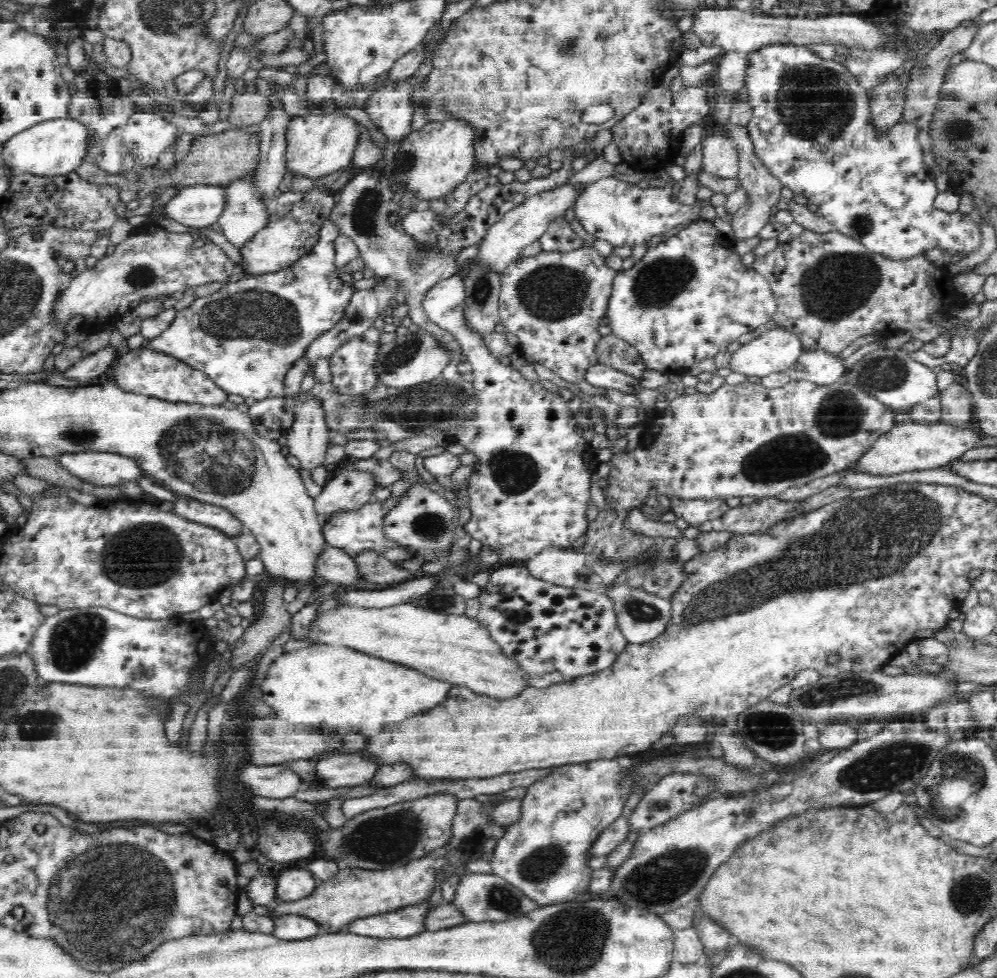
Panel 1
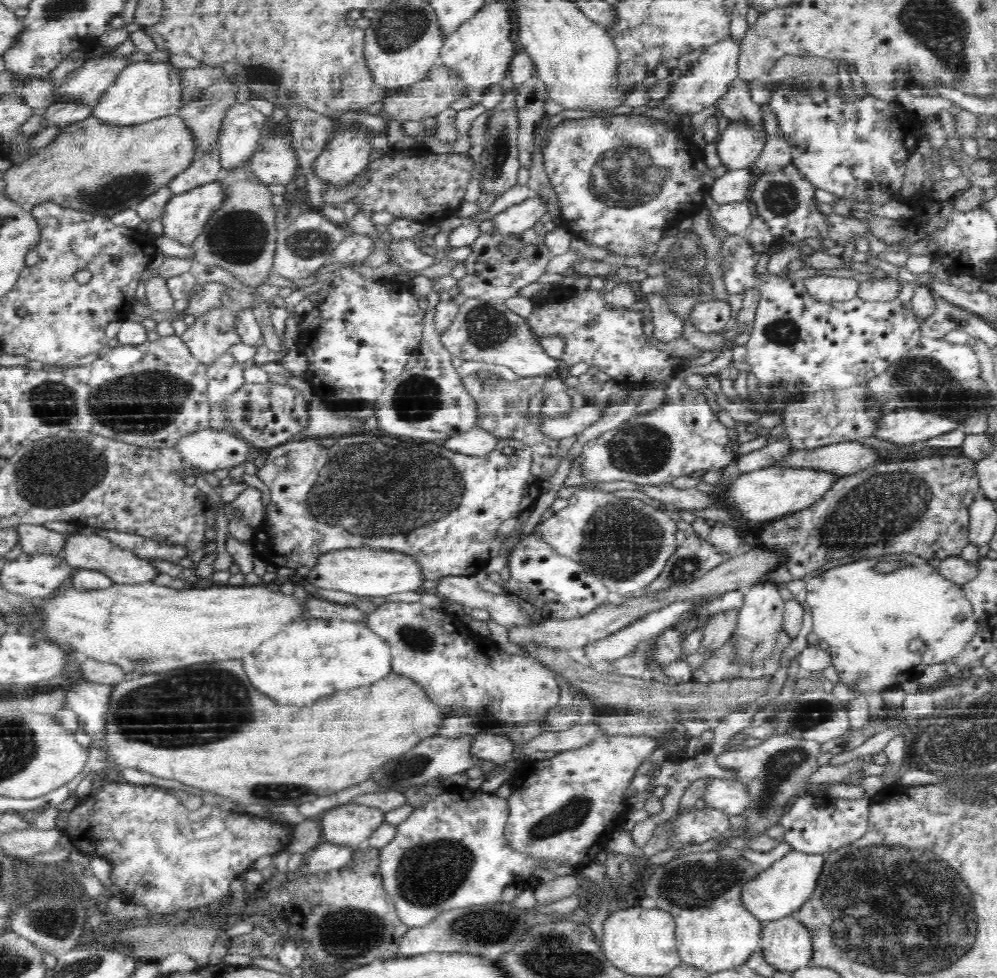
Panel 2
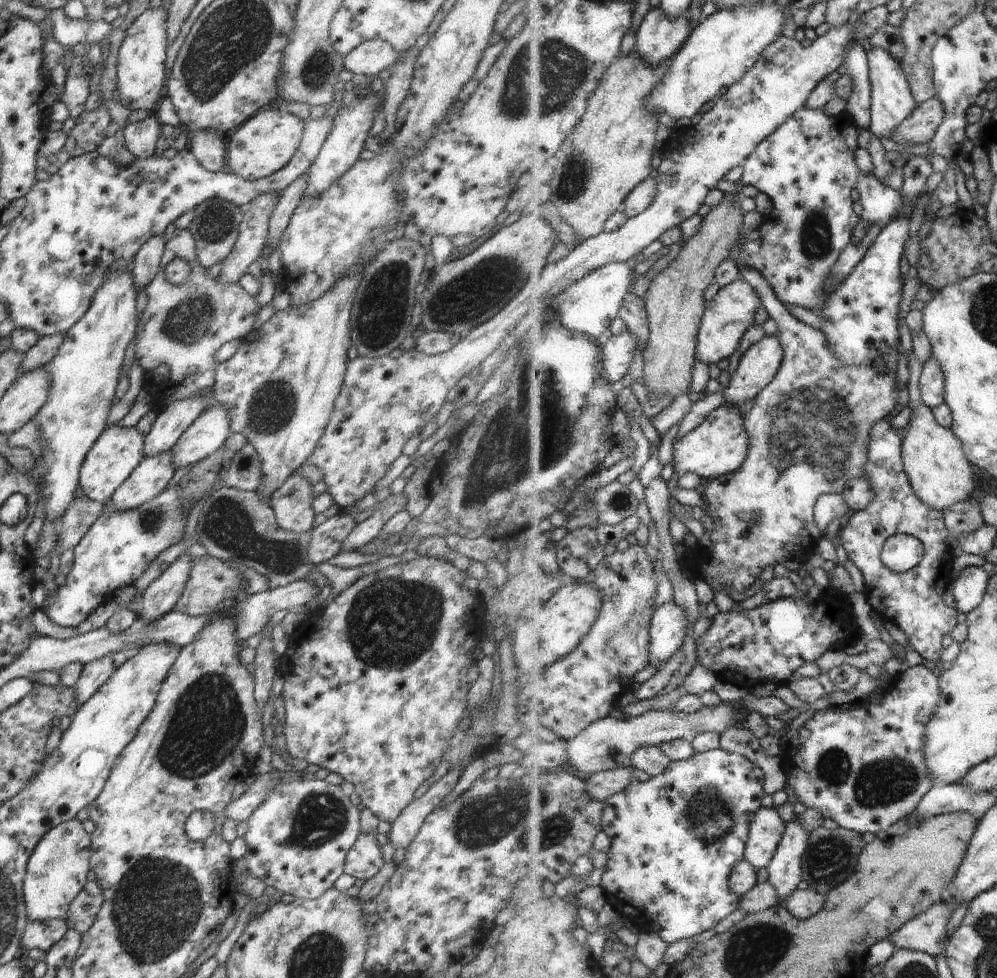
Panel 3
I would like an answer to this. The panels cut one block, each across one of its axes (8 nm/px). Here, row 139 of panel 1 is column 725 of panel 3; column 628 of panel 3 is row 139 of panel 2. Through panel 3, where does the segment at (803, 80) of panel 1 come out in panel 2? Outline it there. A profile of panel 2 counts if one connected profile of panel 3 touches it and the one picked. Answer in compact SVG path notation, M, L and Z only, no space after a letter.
M784 87L779 91L773 92L771 101L768 104L777 116L780 131L784 133L784 136L786 136L786 139L788 139L788 143L790 143L792 148L791 162L796 165L796 167L800 168L800 173L802 173L806 179L810 180L812 185L816 186L816 188L822 188L840 198L848 199L849 201L857 203L866 202L870 197L874 201L880 203L877 207L882 206L889 201L898 200L901 198L899 191L906 174L906 161L911 154L916 151L917 145L924 134L922 132L924 121L916 114L916 112L906 111L900 104L896 104L896 102L885 101L868 94L865 97L858 95L855 97L850 97L844 93L829 93L828 96L826 96L824 91L816 91L811 97L806 97L806 95L802 95L802 93L790 93L790 91L788 91L788 87Z

